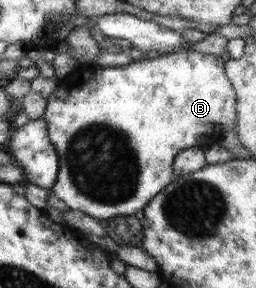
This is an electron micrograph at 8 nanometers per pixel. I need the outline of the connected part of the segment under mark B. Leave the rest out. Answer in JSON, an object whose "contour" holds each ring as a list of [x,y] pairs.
{"contour":[[[181,49],[175,53],[161,54],[155,59],[140,59],[135,56],[135,60],[122,66],[102,67],[99,64],[87,64],[81,70],[70,74],[60,81],[54,91],[46,97],[46,107],[44,115],[47,125],[47,132],[51,144],[57,151],[60,163],[57,173],[57,182],[51,191],[65,206],[71,210],[79,210],[83,214],[95,220],[113,220],[119,216],[133,216],[138,211],[144,210],[145,206],[151,202],[165,186],[173,182],[176,177],[173,172],[173,161],[178,152],[191,147],[204,147],[222,140],[224,134],[230,130],[235,131],[238,123],[236,96],[231,81],[227,78],[224,61],[222,57],[214,54],[205,54],[192,49]]]}

